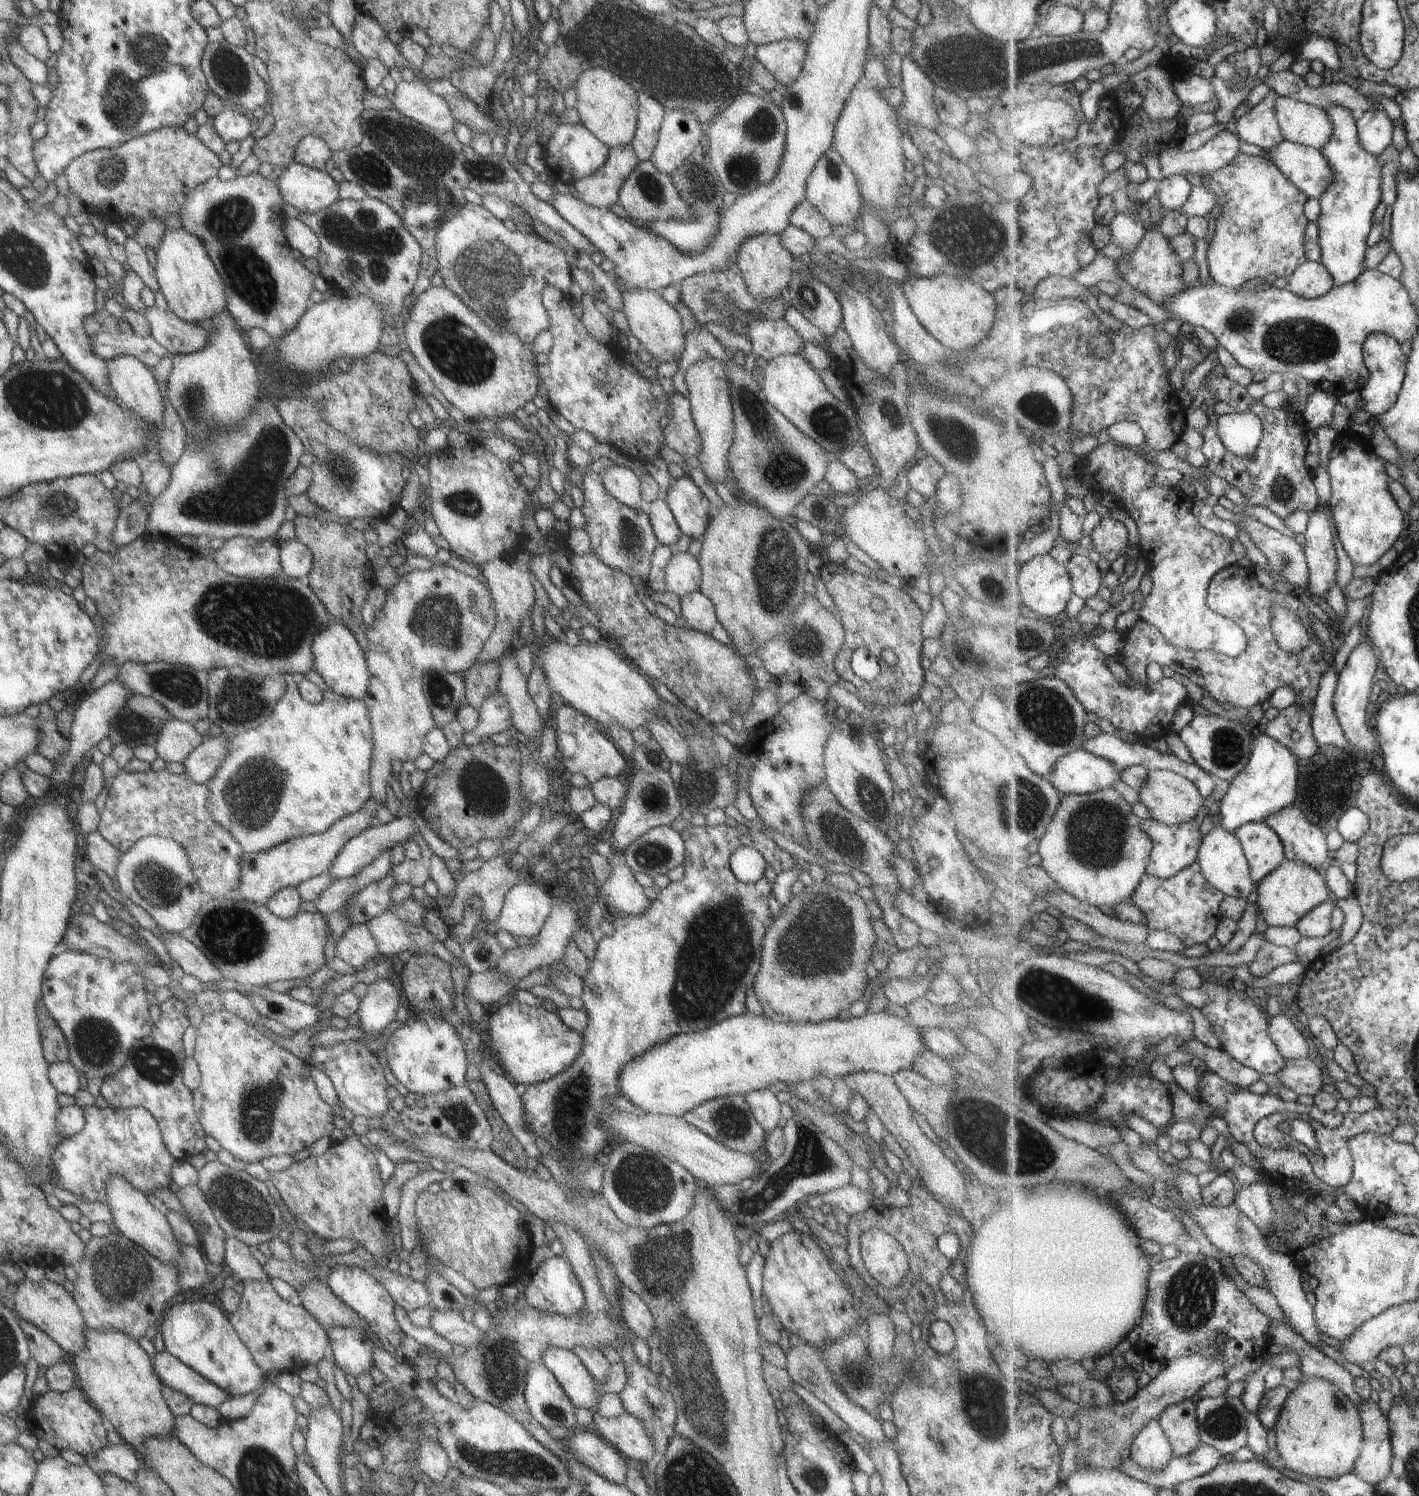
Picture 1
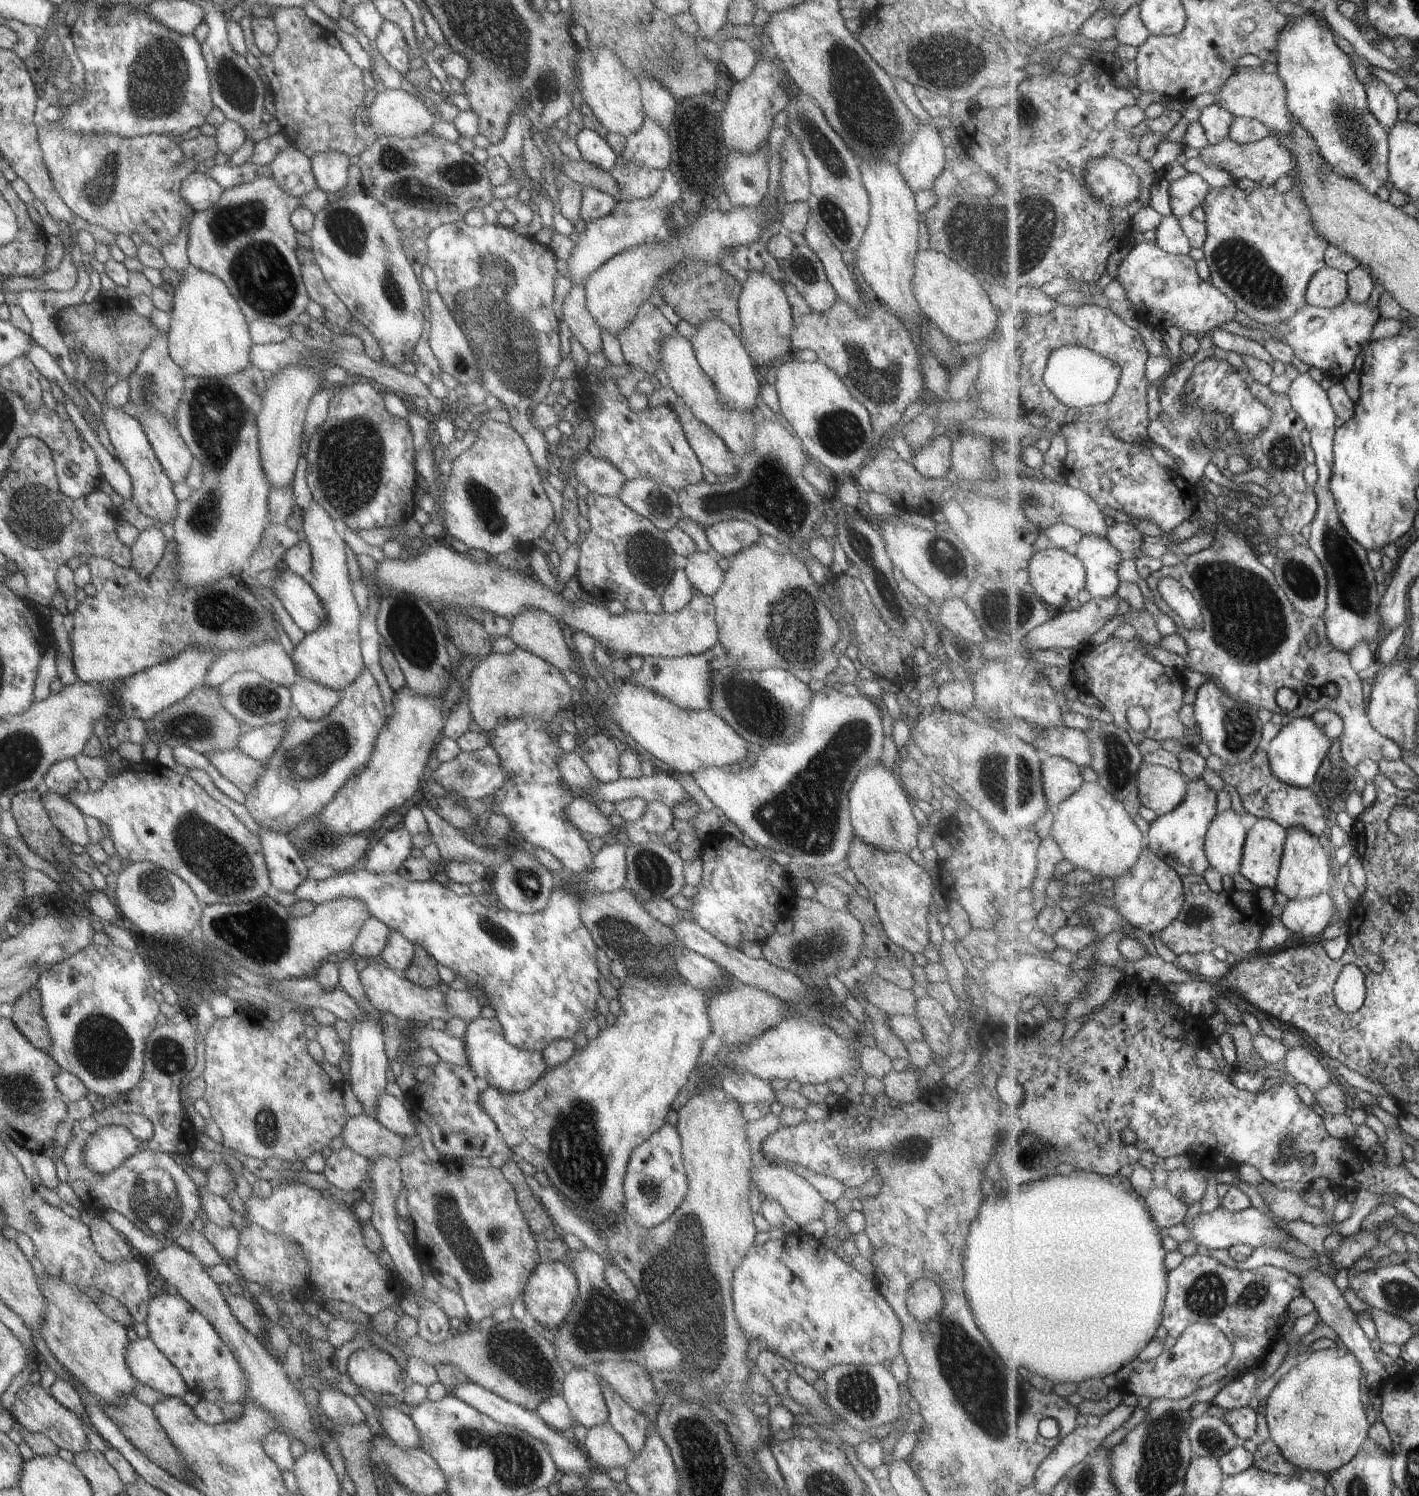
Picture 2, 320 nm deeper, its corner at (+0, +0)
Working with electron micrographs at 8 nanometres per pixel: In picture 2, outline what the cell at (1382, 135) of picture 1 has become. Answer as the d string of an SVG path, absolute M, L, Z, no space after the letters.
M1375 79L1367 86L1368 104L1372 114L1390 130L1399 120L1400 106L1397 95L1389 90L1385 82Z

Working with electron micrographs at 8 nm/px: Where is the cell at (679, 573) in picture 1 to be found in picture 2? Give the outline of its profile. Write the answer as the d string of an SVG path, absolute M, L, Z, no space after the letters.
M710 549L709 552L693 552L686 558L687 564L682 570L687 582L701 595L711 597L721 585L723 578L721 568L717 566L718 555Z

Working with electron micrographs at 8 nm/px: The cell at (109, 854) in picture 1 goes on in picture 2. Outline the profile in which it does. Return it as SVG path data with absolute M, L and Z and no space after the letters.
M45 792L40 796L43 808L48 813L51 825L70 843L85 847L89 836L85 828L85 816L63 796Z

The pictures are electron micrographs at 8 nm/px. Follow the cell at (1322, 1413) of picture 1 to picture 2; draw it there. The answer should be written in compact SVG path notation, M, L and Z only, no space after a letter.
M1339 1344L1338 1348L1313 1351L1307 1358L1300 1359L1270 1392L1265 1407L1270 1437L1300 1473L1319 1471L1328 1477L1361 1452L1372 1428L1365 1412L1365 1395L1361 1394L1361 1376L1364 1376L1364 1369L1357 1356Z

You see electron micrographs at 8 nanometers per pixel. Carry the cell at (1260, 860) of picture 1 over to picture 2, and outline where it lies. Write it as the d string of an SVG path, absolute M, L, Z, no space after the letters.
M1252 819L1240 874L1259 889L1277 889L1288 830L1270 819Z

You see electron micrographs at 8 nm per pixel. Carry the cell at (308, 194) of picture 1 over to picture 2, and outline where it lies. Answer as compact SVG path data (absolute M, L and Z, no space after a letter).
M291 144L279 150L268 164L275 184L293 198L301 198L317 189L311 173L310 159Z

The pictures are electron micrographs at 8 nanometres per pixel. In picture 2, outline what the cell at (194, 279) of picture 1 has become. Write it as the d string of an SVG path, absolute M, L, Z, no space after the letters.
M188 265L182 272L178 284L173 288L171 310L169 310L167 332L167 353L171 361L184 376L211 377L221 374L235 374L250 364L247 354L252 342L247 334L247 321L237 307L237 302L227 291L225 284L213 274Z

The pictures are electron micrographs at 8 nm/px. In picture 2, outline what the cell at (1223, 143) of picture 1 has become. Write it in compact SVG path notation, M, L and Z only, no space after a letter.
M1216 104L1200 111L1199 122L1205 128L1209 143L1217 145L1230 139L1231 126L1236 122L1236 117L1229 110Z

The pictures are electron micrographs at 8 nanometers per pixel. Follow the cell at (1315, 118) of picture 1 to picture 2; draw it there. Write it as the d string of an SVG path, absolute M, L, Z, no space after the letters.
M1242 69L1227 80L1227 84L1217 94L1216 101L1222 108L1229 110L1233 116L1247 117L1263 122L1277 136L1287 136L1293 129L1293 119L1287 105L1287 88L1278 73L1265 74Z

